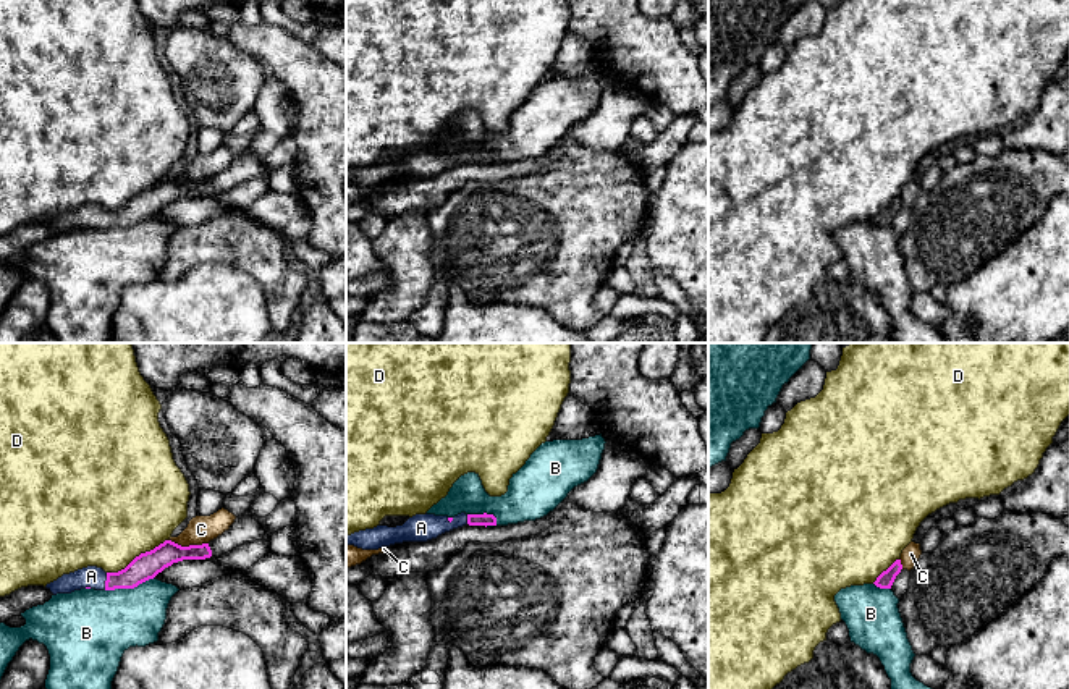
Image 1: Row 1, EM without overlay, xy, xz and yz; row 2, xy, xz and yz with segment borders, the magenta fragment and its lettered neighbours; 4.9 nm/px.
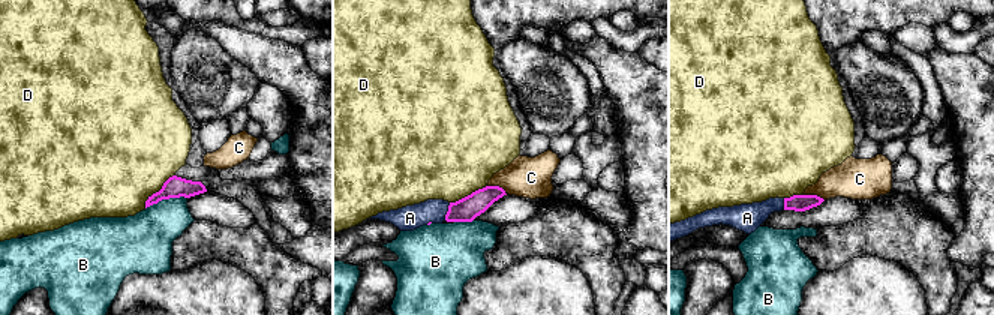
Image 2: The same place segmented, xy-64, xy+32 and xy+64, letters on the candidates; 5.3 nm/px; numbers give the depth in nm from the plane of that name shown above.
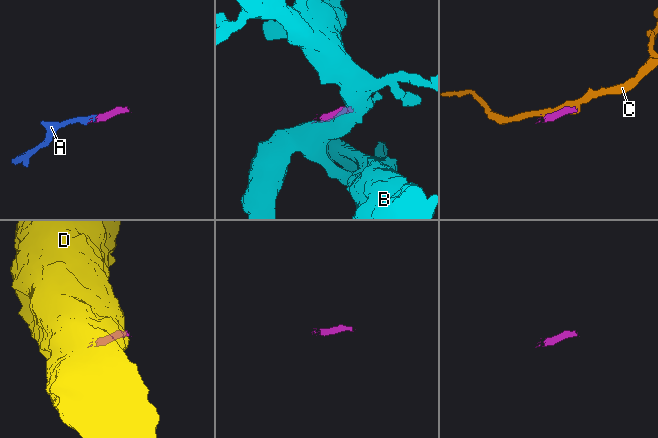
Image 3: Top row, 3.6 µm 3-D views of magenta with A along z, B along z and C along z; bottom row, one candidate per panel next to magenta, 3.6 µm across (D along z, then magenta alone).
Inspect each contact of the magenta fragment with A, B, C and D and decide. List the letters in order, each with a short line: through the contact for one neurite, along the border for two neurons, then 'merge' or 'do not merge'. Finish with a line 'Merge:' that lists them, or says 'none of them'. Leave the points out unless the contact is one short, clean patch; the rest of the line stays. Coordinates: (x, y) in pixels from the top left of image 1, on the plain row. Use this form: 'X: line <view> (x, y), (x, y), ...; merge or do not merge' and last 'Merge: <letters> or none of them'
A: line xy (147, 202), (130, 215), (105, 219), (91, 214); merge
B: do not merge
C: do not merge
D: do not merge
Merge: A

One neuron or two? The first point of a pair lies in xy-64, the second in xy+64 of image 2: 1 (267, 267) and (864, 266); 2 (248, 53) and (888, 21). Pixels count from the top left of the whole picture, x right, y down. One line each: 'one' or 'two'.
1: two
2: two

